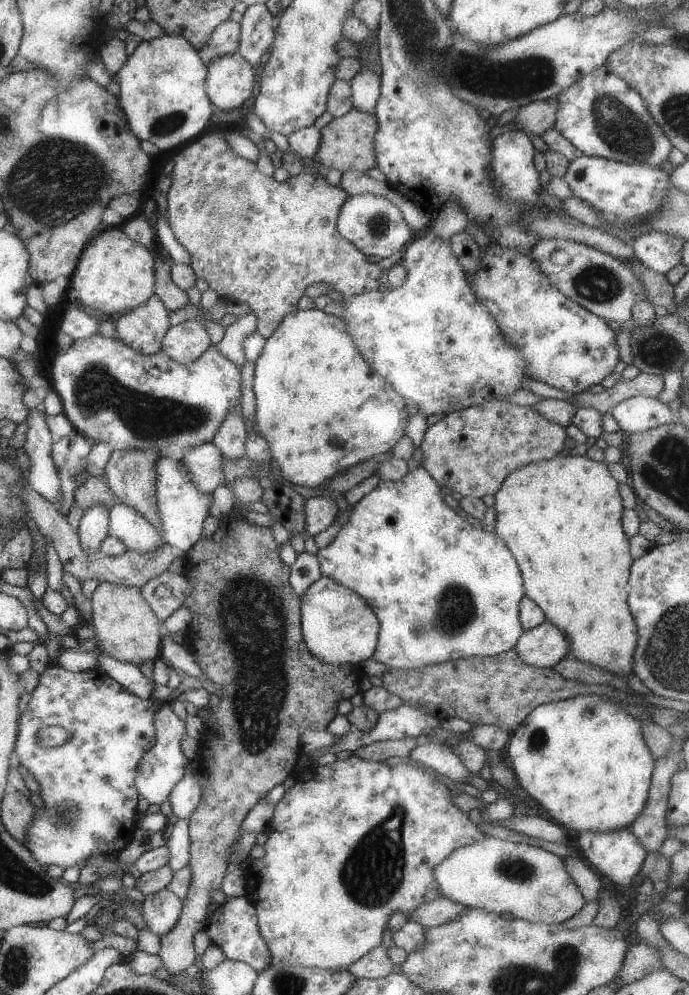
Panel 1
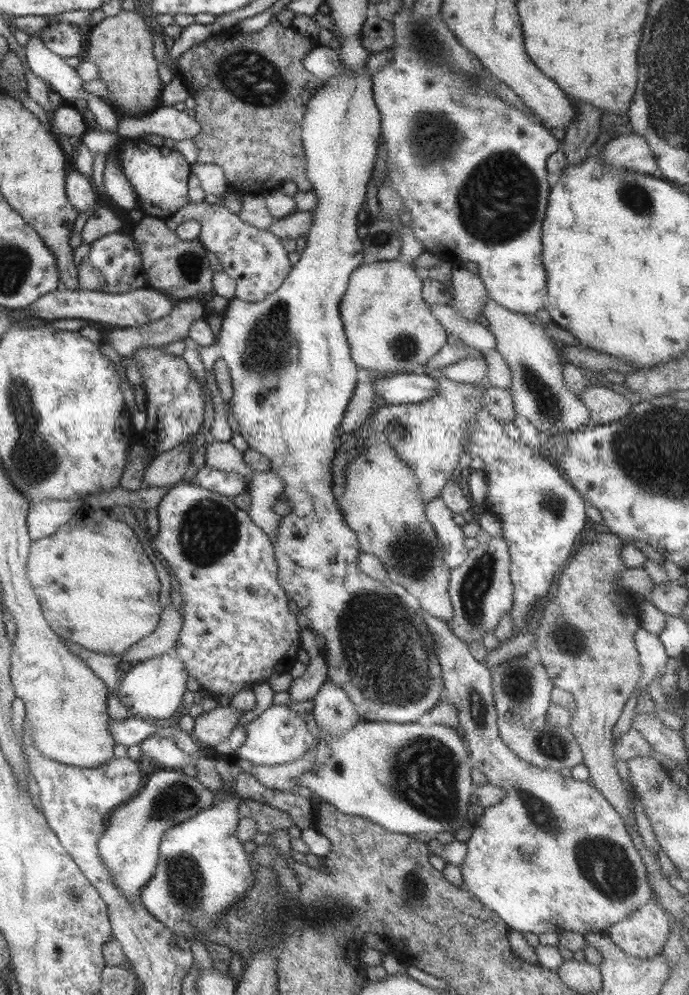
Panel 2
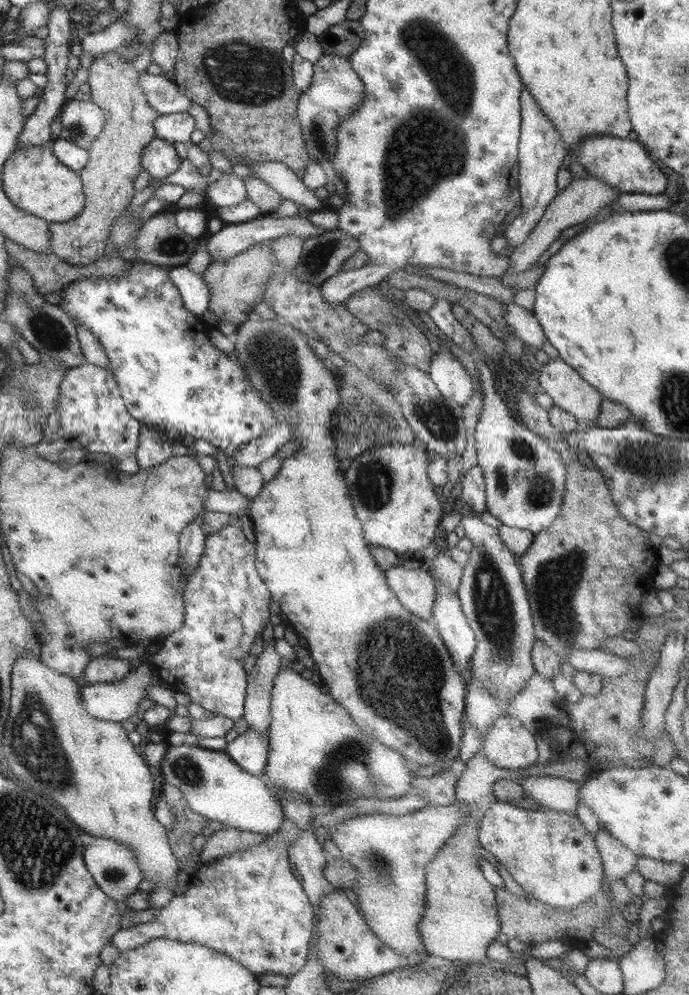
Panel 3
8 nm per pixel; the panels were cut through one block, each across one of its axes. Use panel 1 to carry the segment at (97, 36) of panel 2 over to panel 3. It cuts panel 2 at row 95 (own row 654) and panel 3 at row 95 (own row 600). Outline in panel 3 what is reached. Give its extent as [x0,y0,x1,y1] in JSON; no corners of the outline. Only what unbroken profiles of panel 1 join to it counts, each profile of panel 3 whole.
[49,52,160,268]

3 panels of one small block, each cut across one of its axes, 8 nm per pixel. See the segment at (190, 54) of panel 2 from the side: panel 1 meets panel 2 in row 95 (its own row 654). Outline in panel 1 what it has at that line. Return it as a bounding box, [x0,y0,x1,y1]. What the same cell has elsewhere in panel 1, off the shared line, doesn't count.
[156,516,360,975]

